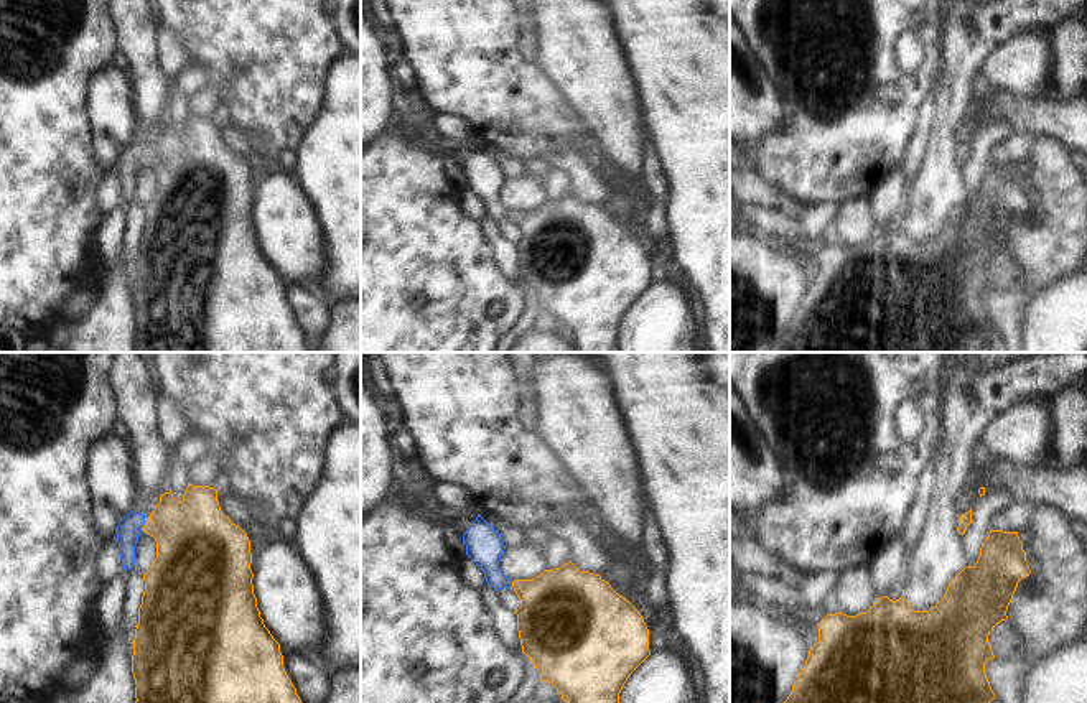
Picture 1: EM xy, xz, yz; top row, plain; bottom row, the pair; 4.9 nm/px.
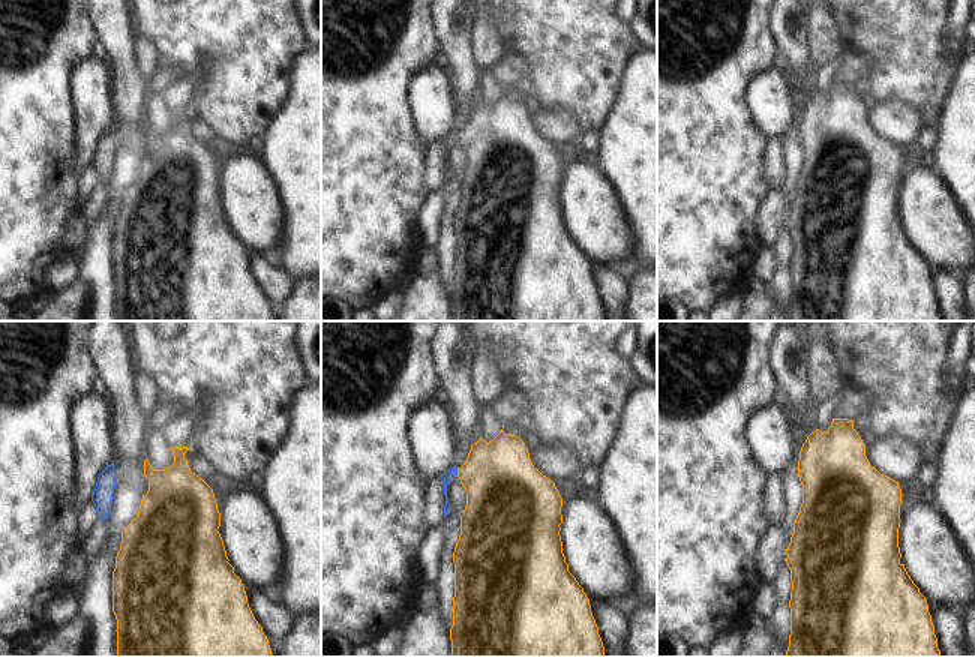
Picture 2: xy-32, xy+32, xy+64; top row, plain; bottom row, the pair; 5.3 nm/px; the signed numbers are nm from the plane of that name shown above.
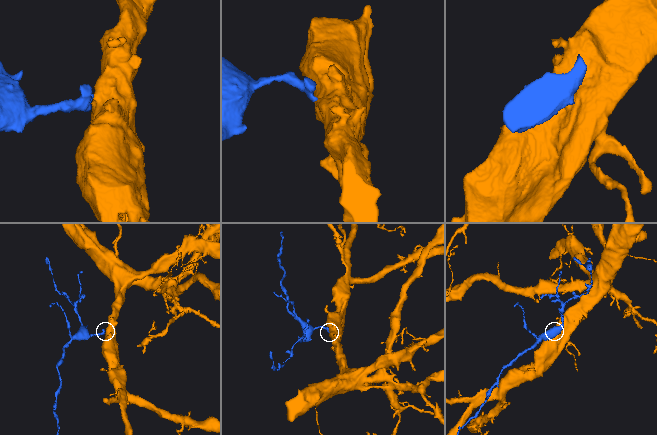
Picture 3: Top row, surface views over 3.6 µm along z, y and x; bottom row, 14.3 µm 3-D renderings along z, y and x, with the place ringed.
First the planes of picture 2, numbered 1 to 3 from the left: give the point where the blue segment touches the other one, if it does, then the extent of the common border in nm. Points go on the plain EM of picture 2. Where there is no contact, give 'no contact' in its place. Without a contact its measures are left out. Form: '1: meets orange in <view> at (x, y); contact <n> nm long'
1: no contact
2: meets orange in xy+32 at (458, 135); contact 40 nm long
3: no contact

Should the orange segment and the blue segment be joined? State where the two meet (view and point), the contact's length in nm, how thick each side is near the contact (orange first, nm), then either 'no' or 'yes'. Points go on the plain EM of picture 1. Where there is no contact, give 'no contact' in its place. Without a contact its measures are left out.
xy (144, 157) | 50 nm | 380/120 nm | yes

